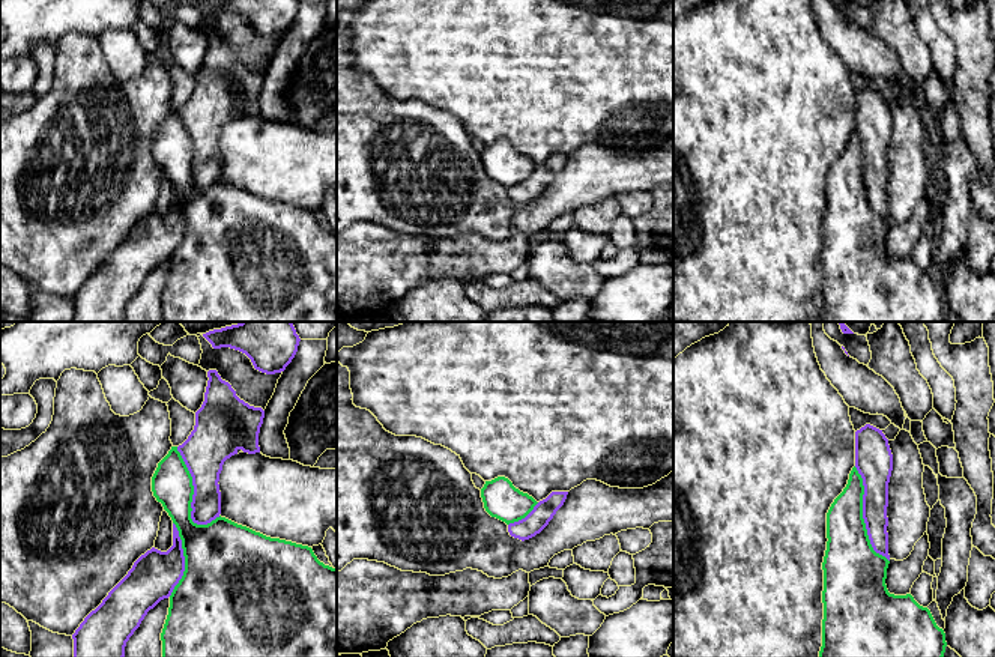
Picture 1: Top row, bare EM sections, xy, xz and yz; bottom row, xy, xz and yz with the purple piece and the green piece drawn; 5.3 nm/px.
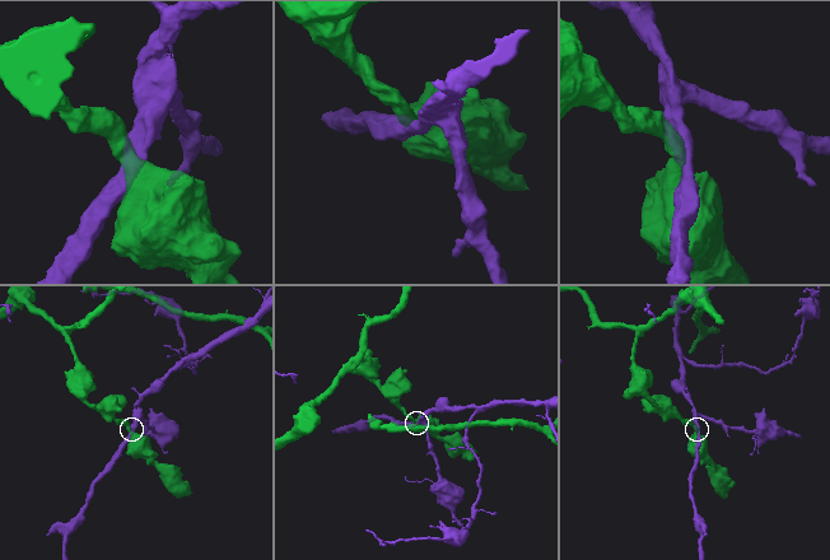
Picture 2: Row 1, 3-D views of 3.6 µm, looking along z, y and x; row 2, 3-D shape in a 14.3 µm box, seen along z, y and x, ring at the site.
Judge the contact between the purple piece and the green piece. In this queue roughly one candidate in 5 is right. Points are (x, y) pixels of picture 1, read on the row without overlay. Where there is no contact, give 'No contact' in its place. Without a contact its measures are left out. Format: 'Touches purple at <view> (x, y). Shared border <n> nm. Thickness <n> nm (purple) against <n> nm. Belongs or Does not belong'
Touches purple at xy (194, 154). Shared border 460 nm. Thickness 240 nm (purple) against 220 nm. Does not belong

